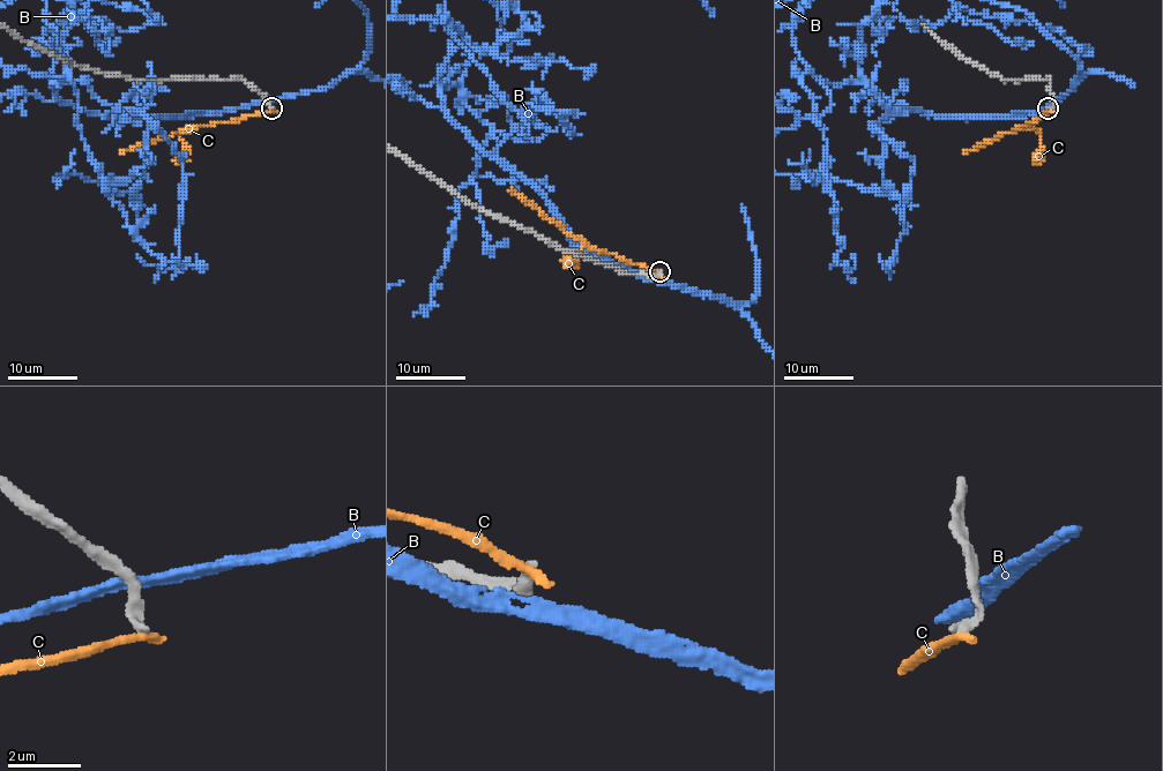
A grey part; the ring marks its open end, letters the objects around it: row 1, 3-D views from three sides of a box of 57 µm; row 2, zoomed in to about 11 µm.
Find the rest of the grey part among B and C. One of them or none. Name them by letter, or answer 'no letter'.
no letter

